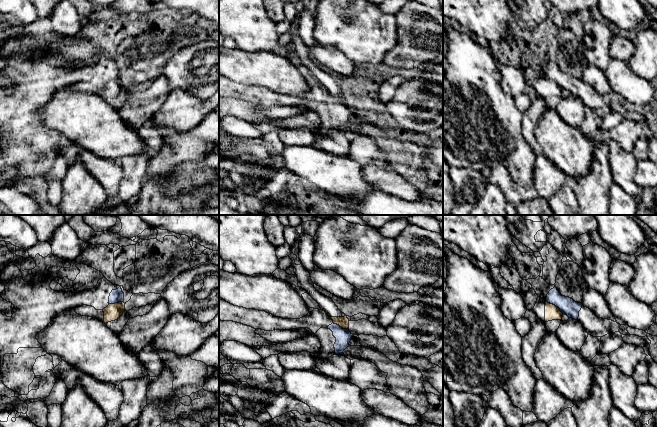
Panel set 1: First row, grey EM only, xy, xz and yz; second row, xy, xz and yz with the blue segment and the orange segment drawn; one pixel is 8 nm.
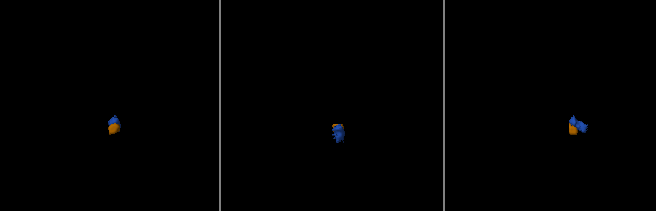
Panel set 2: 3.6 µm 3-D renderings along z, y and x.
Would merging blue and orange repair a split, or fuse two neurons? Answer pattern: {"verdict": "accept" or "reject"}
{"verdict": "reject"}

